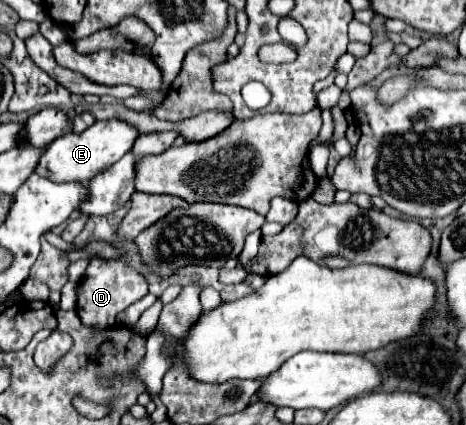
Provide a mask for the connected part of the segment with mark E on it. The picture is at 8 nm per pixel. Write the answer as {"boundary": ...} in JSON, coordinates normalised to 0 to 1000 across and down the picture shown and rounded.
{"boundary":[[[210,282],[176,315],[142,315],[99,348],[90,386],[82,386],[86,414],[112,414],[112,424],[176,424],[189,433],[206,409],[223,405],[232,391],[253,381],[270,358],[283,353],[288,329],[296,325],[296,301],[266,282]]]}

